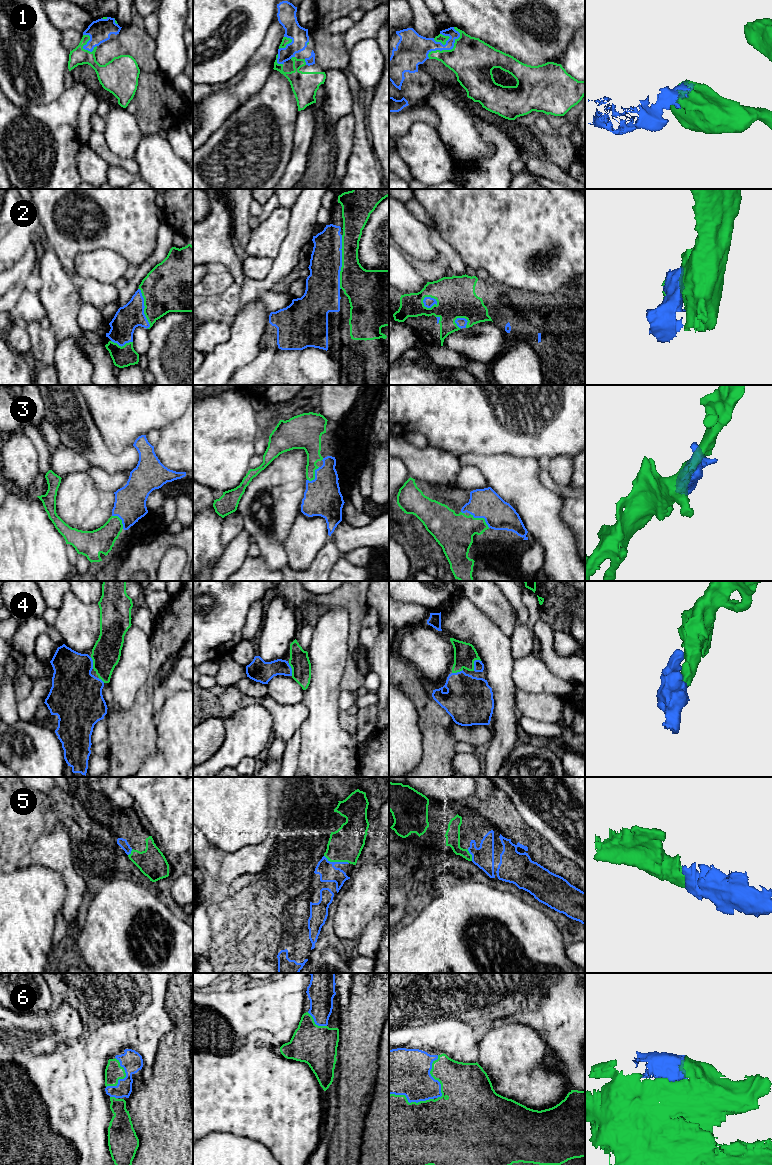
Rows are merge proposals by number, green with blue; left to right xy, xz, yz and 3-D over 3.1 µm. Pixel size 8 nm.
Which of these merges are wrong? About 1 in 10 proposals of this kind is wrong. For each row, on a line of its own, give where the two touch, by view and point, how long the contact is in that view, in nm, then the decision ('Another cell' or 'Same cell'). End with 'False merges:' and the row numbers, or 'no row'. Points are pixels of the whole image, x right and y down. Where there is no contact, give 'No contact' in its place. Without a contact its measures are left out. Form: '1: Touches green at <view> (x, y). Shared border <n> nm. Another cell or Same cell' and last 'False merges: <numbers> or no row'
1: Touches green at yz (445, 50). Shared border 340 nm. Same cell
2: Touches green at xz (342, 262). Shared border 440 nm. Same cell
3: Touches green at yz (481, 518). Shared border 200 nm. Same cell
4: Touches green at yz (473, 663). Shared border 110 nm. Same cell
5: Touches green at xz (336, 861). Shared border 220 nm. Same cell
6: Touches green at yz (434, 1078). Shared border 360 nm. Same cell
False merges: no row

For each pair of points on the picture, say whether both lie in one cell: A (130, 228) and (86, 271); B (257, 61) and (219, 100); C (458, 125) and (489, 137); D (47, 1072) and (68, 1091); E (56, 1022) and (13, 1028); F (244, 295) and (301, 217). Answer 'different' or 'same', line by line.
A: different
B: same
C: different
D: different
E: same
F: same

